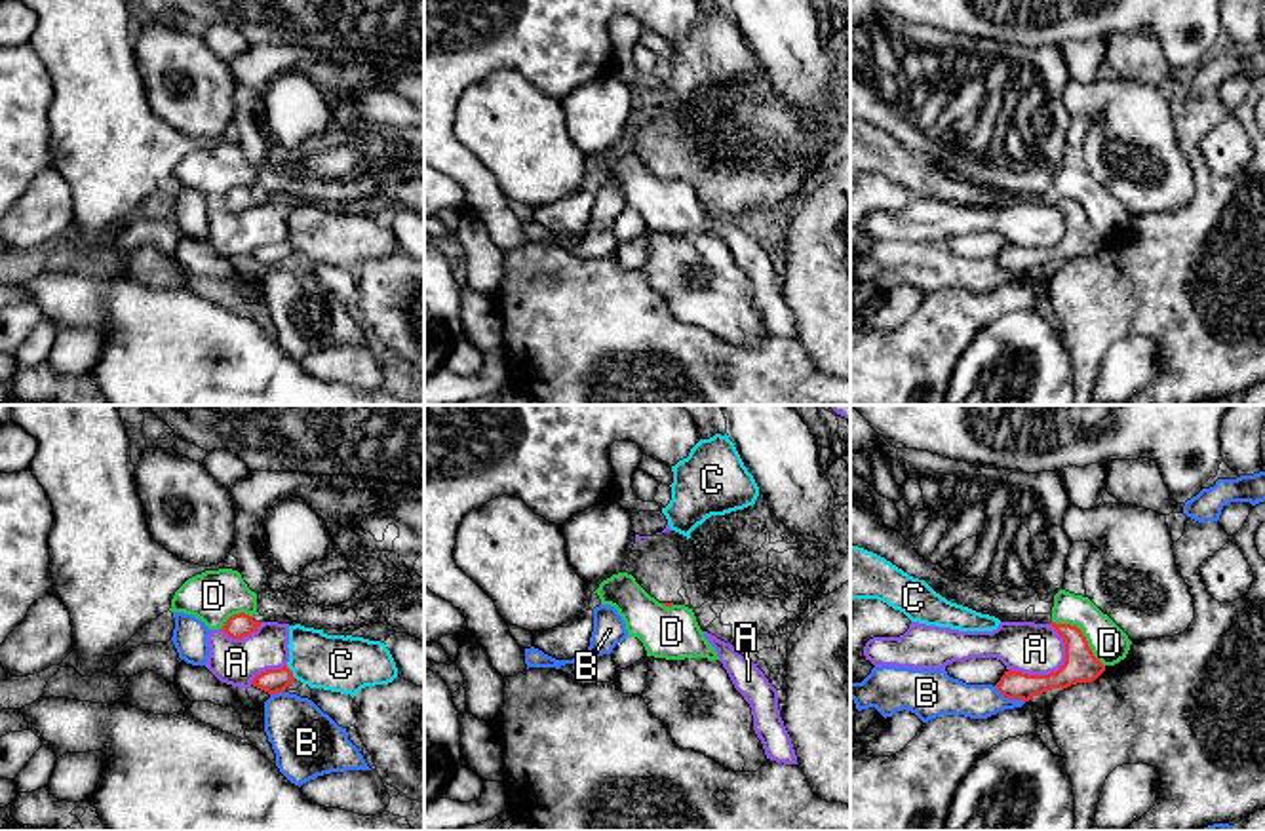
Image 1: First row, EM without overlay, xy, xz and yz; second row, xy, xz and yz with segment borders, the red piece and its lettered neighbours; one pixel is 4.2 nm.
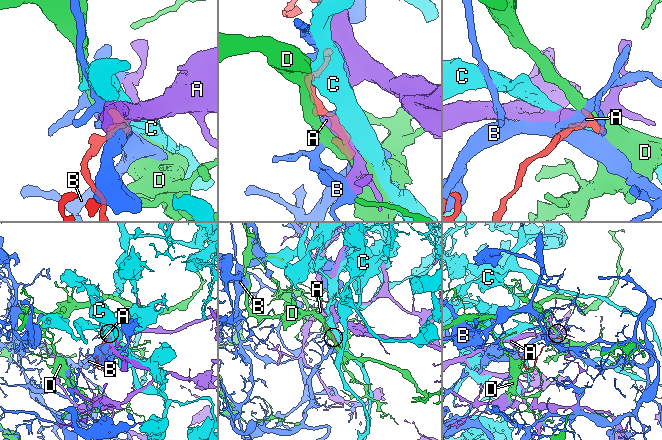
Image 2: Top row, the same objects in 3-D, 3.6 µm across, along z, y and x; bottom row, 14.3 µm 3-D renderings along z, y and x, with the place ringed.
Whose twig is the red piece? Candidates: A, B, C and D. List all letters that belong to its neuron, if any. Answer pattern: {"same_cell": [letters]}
{"same_cell": []}

